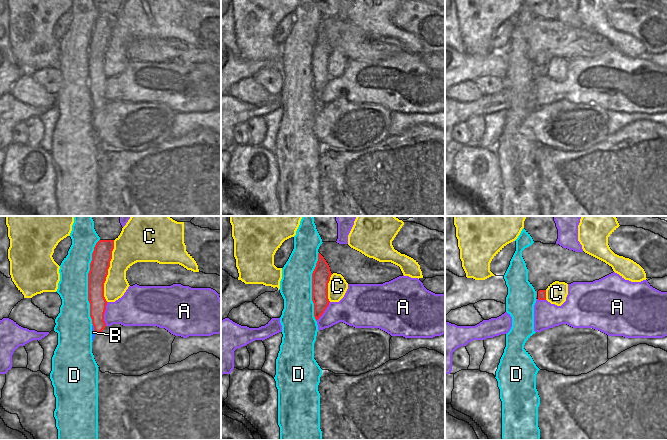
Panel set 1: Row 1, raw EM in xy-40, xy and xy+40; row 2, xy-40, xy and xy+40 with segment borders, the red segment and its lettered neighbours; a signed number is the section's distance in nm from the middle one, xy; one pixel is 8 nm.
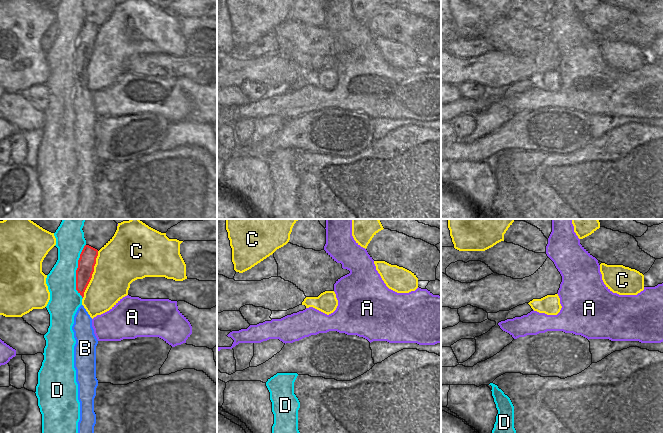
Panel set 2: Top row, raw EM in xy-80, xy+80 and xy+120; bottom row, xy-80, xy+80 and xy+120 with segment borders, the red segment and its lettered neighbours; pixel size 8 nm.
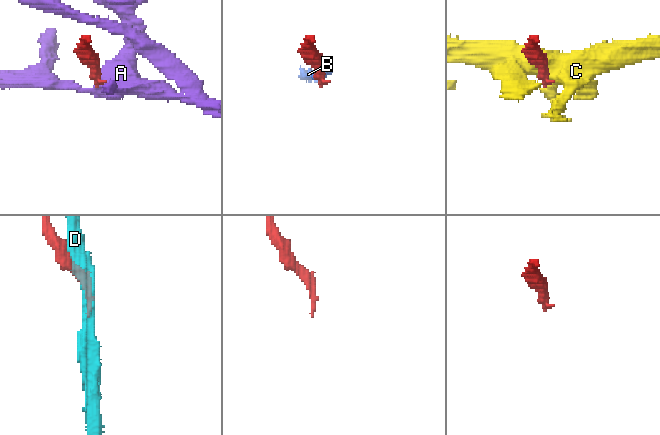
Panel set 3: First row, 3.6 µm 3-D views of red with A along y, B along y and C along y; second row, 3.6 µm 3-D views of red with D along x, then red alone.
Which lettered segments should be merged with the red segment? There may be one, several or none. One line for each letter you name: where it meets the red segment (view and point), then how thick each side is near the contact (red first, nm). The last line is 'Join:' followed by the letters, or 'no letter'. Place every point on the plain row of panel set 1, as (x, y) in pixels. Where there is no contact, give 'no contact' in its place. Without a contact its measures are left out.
B: meets red in xy-40 at (94, 105); 130 nm thick on the red side, 30 nm on the other
Join: B

